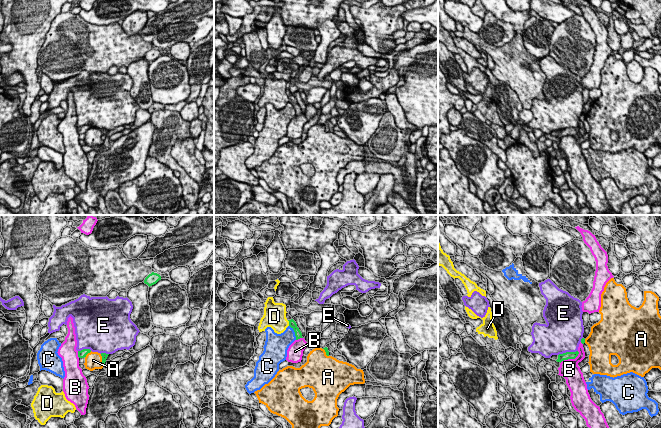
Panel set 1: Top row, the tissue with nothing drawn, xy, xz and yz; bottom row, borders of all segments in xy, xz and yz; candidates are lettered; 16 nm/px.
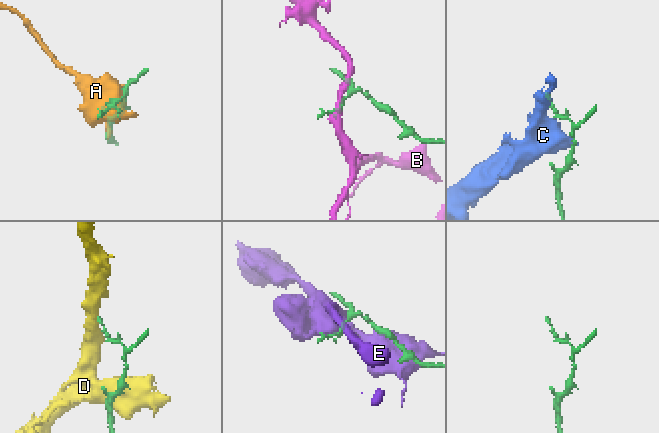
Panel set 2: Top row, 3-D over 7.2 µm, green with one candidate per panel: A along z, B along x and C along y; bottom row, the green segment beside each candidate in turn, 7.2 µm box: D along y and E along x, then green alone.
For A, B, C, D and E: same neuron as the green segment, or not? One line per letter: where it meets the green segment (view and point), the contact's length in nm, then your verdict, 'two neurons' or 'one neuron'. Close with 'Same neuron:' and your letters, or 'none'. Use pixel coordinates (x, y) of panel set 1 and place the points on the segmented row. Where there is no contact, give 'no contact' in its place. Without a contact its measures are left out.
A: xy (87, 353) | 150 nm | two neurons
B: yz (570, 358) | 360 nm | two neurons
C: xz (294, 331) | 260 nm | two neurons
D: xz (289, 323) | 100 nm | two neurons
E: yz (567, 352) | 340 nm | two neurons
Same neuron: none

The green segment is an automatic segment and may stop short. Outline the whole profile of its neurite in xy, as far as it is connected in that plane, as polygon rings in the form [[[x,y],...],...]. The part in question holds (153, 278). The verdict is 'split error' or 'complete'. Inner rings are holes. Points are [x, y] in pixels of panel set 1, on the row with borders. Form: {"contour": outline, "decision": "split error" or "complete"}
{"contour": [[[152,272],[145,278],[144,283],[150,287],[156,284],[159,280],[161,280],[161,276],[157,273]]], "decision": "complete"}

